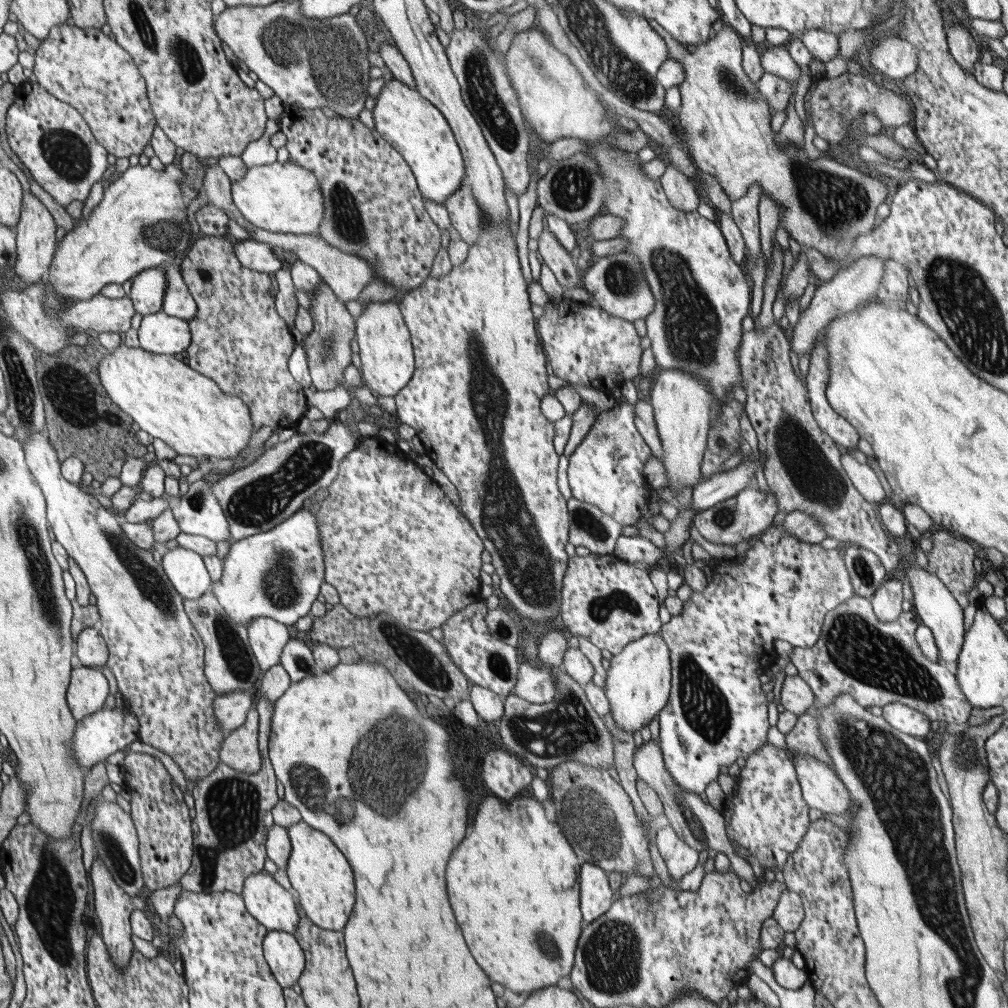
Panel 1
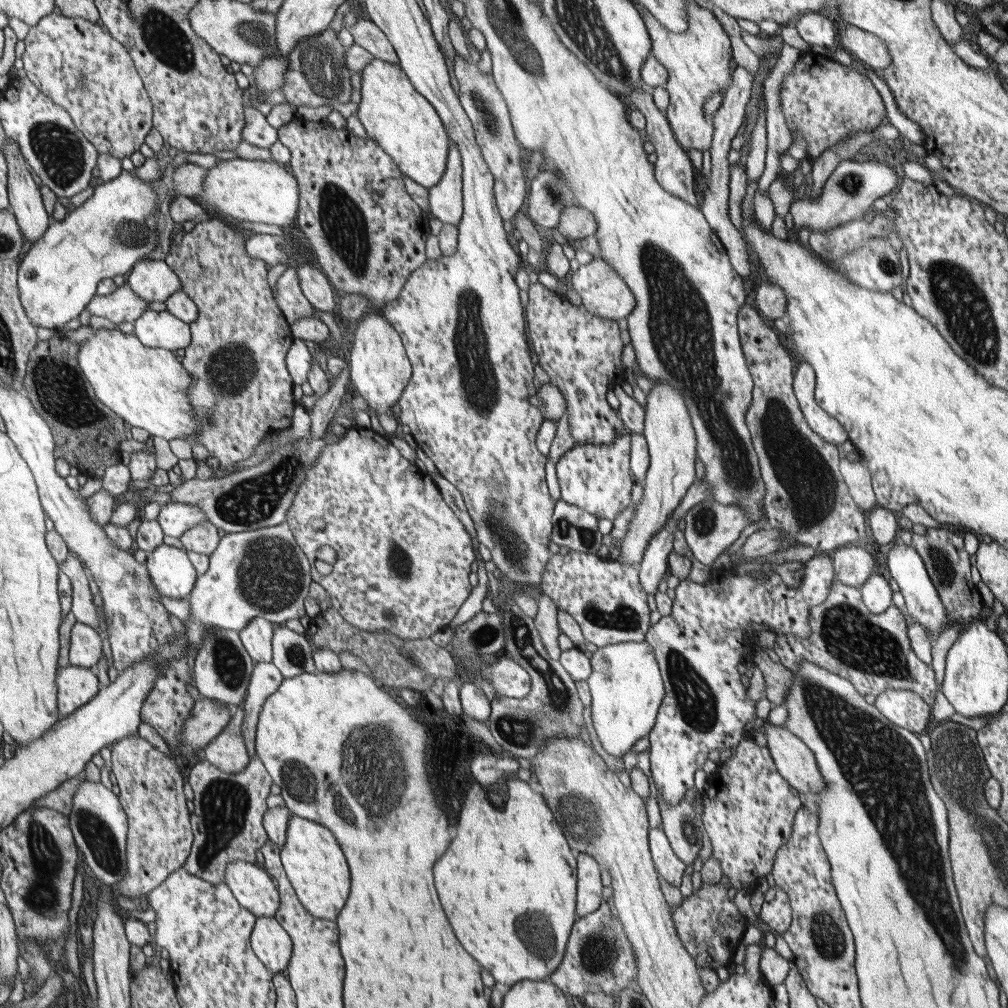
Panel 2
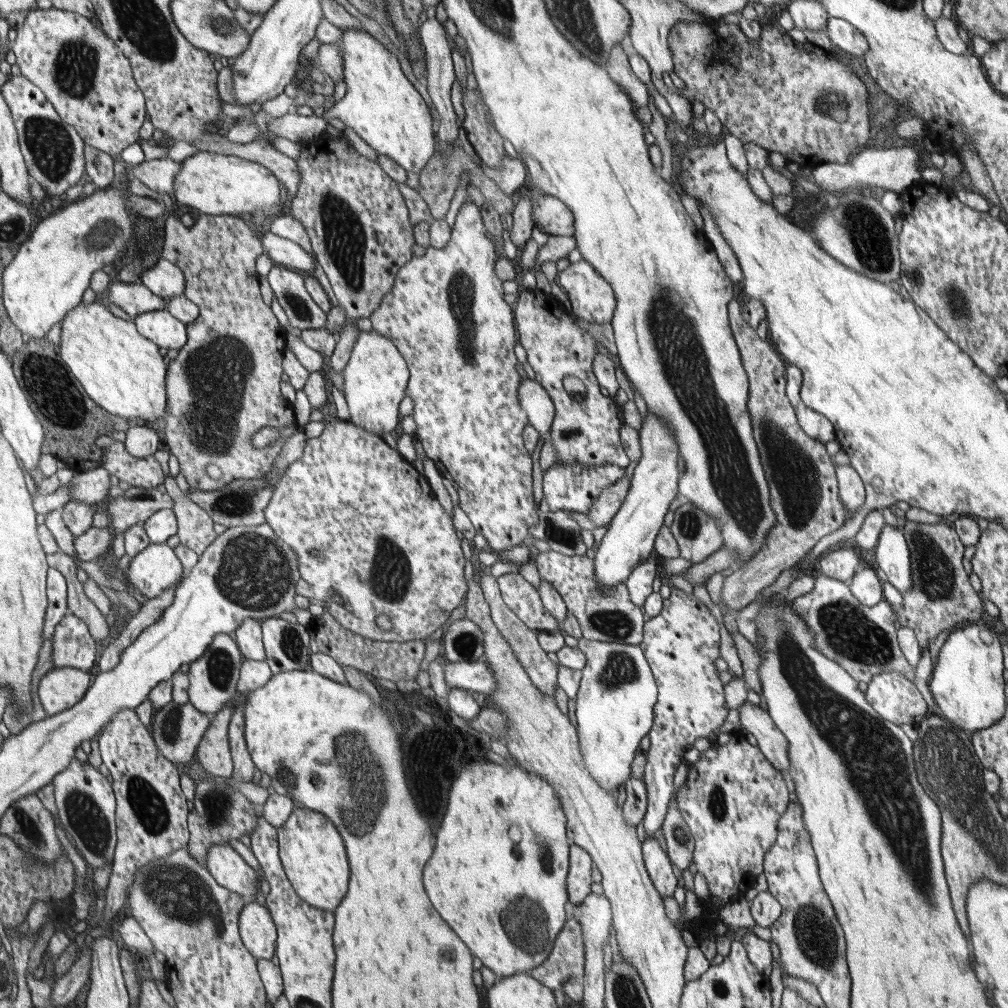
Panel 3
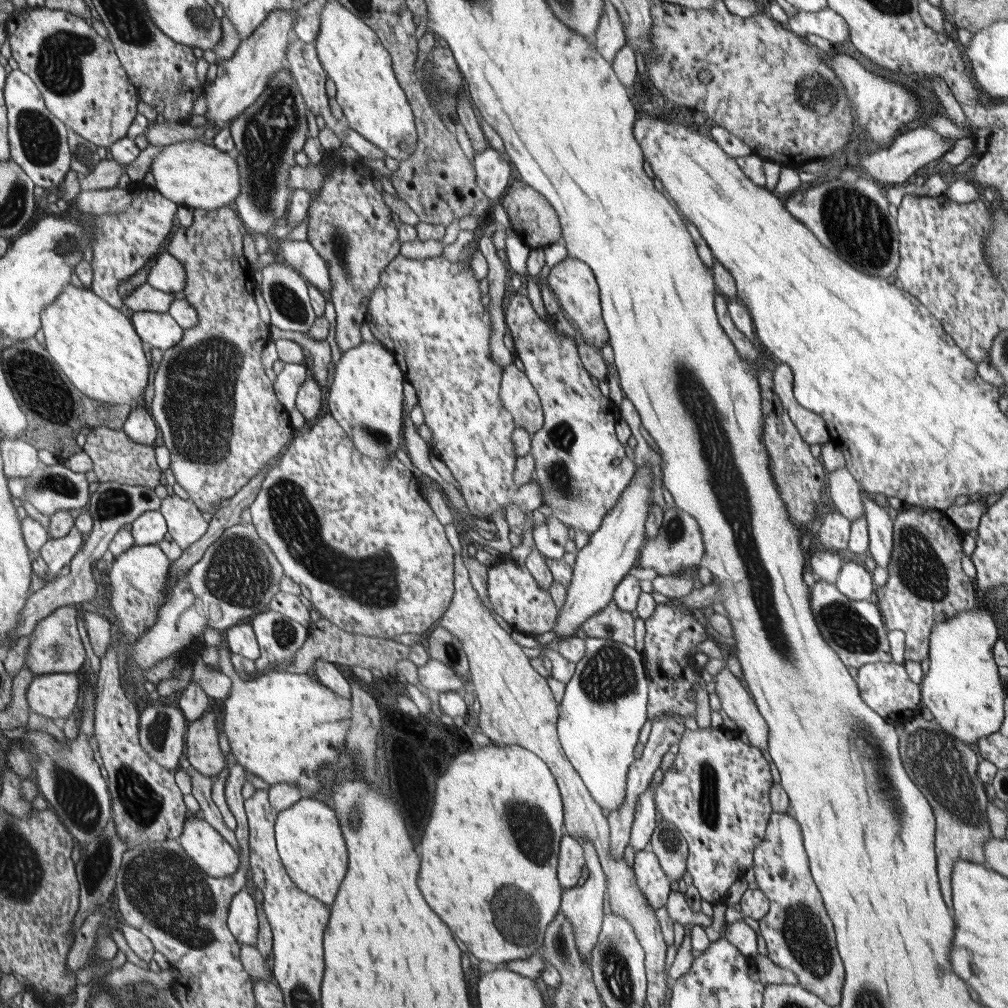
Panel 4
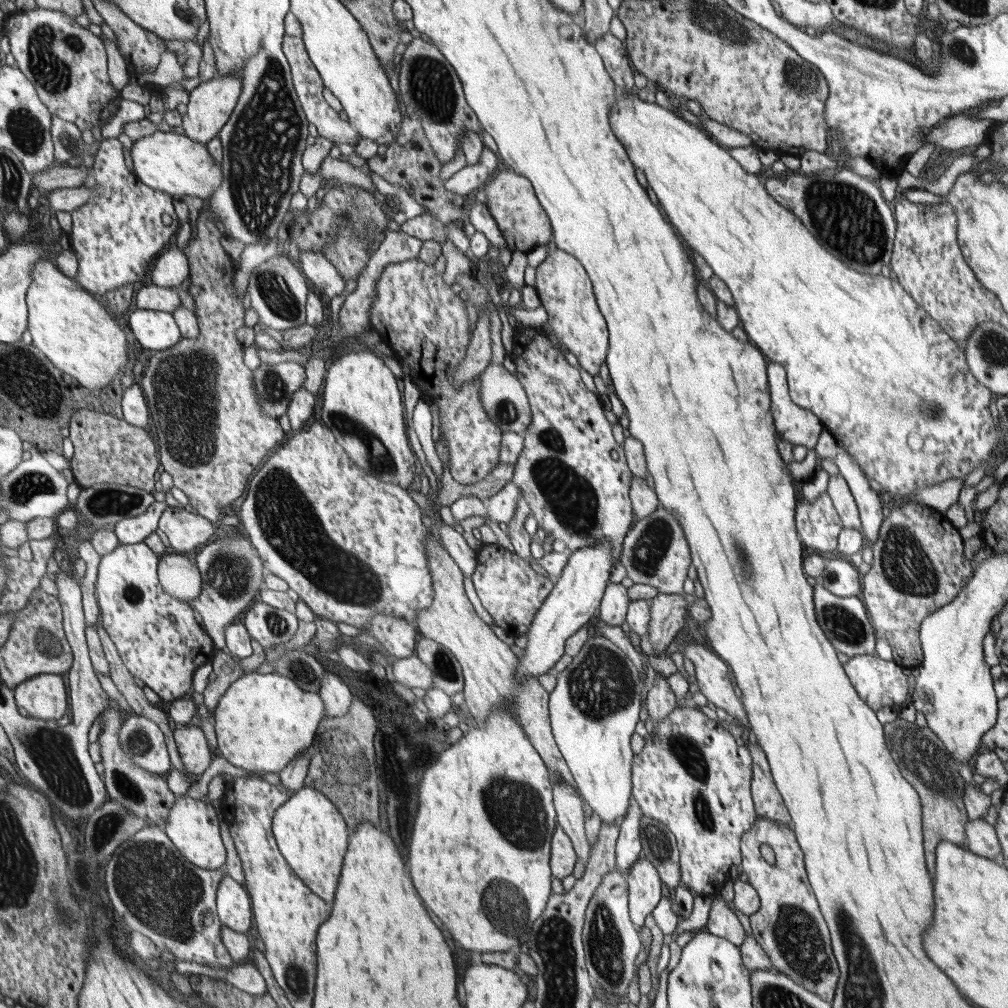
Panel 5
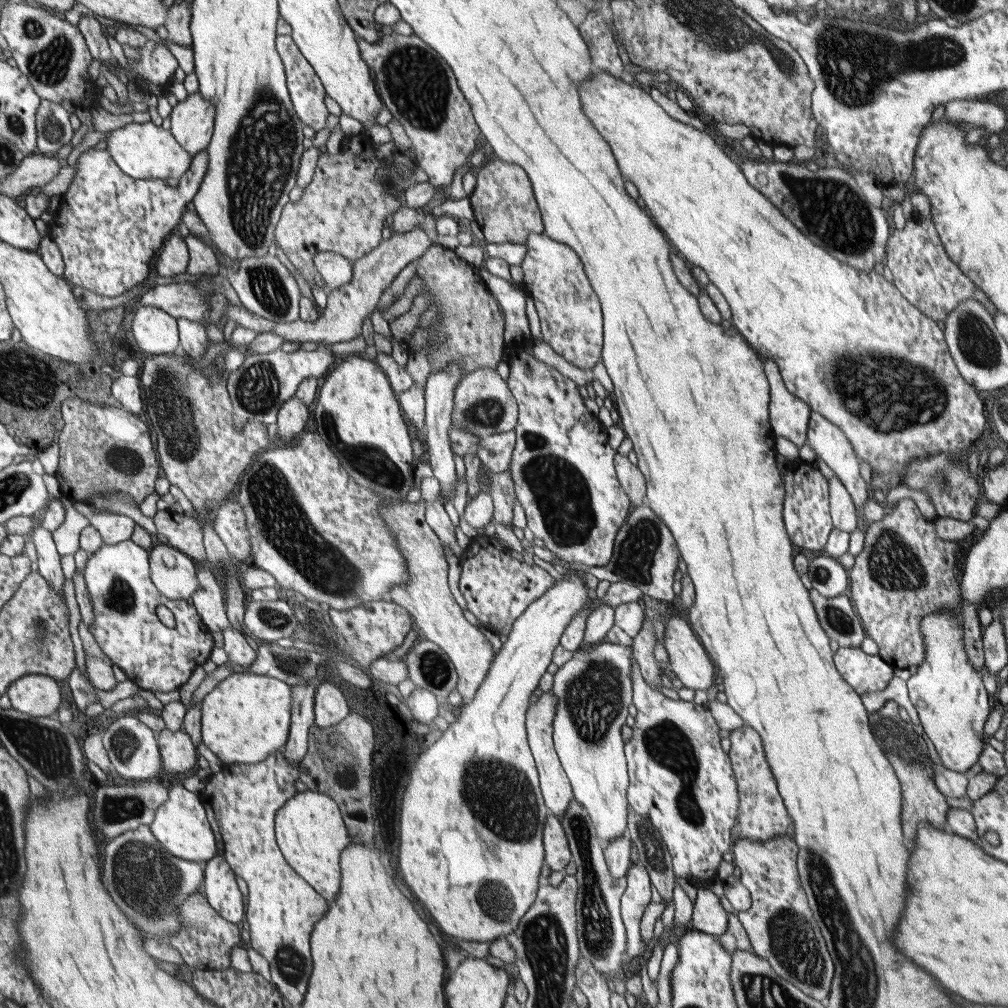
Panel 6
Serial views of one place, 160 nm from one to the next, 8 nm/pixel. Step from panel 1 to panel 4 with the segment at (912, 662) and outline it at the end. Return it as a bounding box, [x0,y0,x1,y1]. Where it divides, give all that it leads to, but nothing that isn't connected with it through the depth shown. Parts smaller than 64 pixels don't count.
[809,580,892,668]

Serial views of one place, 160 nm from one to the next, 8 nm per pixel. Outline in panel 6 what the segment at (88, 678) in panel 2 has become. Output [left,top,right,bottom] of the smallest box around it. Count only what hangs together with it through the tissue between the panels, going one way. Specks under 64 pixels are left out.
[7,675,62,717]

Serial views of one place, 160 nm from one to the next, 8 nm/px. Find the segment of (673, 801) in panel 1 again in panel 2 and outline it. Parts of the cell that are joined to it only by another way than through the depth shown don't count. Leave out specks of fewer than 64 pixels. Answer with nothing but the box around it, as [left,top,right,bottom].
[657,796,705,865]

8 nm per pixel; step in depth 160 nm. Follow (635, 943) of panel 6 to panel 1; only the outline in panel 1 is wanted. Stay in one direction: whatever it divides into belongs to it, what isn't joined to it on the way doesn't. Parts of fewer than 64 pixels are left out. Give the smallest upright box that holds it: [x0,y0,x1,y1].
[656,825,700,882]

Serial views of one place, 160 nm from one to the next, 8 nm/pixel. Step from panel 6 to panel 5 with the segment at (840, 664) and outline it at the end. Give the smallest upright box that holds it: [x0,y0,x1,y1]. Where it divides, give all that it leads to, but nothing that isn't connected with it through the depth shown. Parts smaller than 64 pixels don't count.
[843,655,910,710]

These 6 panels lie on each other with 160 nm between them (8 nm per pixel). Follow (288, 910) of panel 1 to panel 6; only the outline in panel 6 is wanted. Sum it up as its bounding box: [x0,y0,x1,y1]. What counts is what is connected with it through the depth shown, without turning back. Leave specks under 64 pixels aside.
[148,785,219,864]

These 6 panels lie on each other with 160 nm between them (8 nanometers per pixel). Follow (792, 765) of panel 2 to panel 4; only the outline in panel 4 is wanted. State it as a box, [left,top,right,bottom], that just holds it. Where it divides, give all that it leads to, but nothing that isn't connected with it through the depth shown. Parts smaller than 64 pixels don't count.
[712,667,768,750]

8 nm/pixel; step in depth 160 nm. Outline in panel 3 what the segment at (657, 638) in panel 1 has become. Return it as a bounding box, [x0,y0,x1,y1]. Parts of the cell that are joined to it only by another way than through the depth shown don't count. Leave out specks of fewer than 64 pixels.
[572,640,658,791]

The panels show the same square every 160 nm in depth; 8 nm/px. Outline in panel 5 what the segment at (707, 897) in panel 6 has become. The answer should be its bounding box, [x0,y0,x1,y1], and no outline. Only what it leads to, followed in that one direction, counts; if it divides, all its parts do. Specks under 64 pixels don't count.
[704,894,747,946]

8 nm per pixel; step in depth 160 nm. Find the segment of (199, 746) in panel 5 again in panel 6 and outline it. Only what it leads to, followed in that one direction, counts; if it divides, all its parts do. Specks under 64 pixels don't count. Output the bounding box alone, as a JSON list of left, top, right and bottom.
[159,729,198,774]

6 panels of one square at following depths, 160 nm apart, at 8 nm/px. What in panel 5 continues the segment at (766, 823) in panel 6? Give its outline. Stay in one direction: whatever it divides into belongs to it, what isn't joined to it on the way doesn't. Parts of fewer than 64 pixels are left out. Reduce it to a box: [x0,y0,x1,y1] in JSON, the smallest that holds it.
[744,740,792,829]

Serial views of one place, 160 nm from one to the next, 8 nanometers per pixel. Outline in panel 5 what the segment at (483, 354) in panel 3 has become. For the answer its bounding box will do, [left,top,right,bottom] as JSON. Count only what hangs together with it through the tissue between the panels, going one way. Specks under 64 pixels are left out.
[370,259,503,484]

